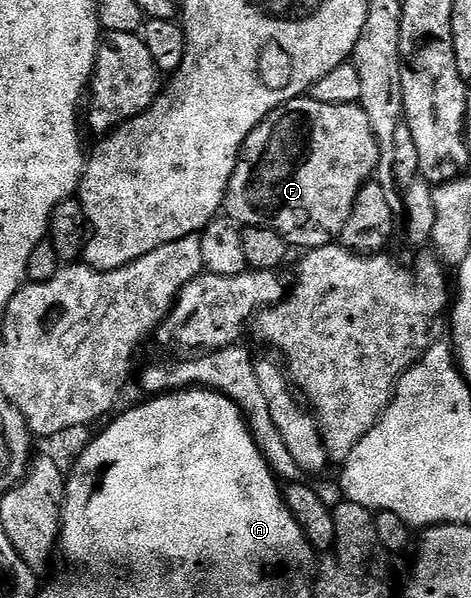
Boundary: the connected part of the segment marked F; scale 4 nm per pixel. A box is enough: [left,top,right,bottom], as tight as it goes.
[227,95,382,251]

